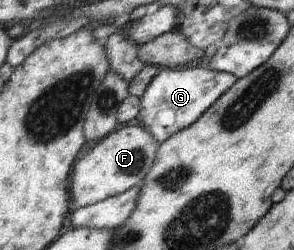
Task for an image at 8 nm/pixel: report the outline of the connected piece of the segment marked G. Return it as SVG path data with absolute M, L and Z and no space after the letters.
M205 62L179 69L162 68L141 99L138 120L160 142L195 124L238 81L237 75L216 71Z

